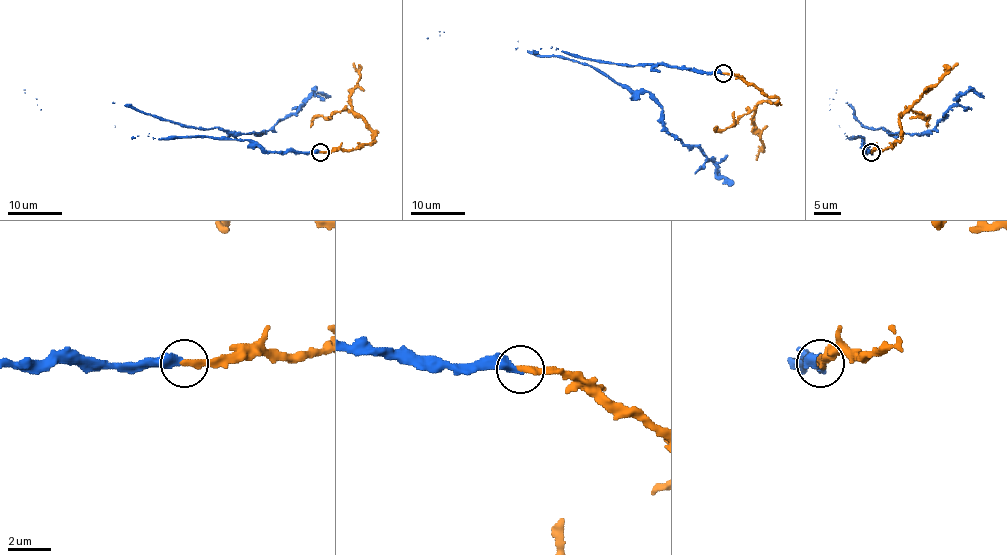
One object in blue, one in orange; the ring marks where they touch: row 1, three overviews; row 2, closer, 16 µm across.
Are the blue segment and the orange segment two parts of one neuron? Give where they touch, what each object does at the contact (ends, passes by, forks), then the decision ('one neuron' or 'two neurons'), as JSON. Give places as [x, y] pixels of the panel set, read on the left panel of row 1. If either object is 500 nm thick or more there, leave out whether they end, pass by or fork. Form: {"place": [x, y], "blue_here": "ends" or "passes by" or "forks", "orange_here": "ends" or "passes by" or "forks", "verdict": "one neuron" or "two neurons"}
{"place": [320, 152], "blue_here": "ends", "orange_here": "ends", "verdict": "one neuron"}

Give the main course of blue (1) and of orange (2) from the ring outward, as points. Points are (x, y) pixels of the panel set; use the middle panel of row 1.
1: (724, 73), (596, 61), (619, 83), (647, 91), (660, 106), (662, 125), (695, 145), (733, 184)
2: (724, 73), (737, 73), (778, 99), (757, 104), (753, 130), (761, 142), (761, 150), (756, 160)

